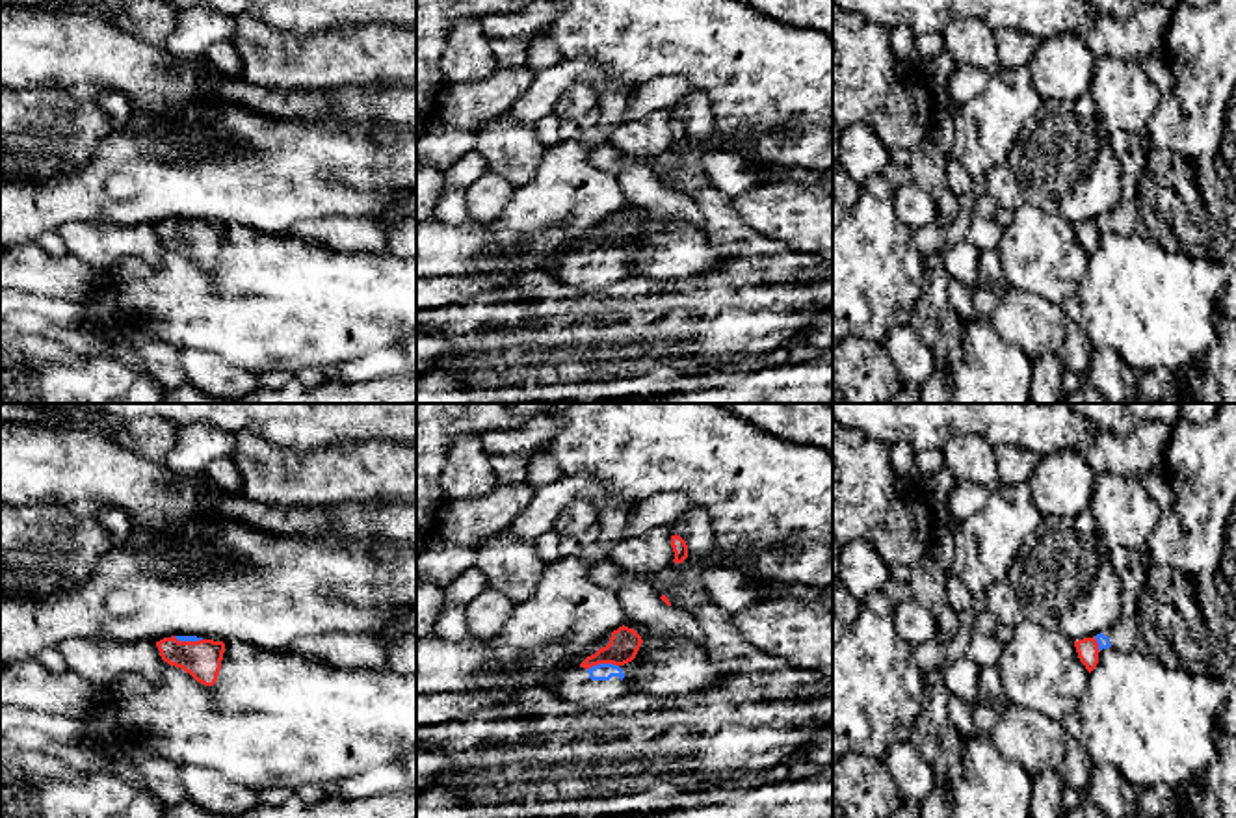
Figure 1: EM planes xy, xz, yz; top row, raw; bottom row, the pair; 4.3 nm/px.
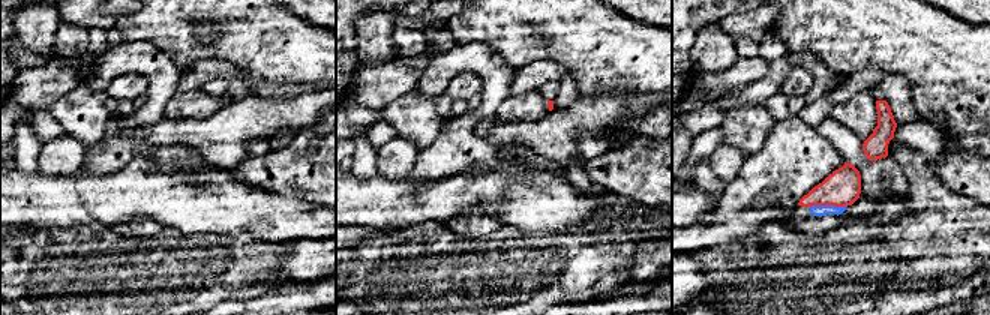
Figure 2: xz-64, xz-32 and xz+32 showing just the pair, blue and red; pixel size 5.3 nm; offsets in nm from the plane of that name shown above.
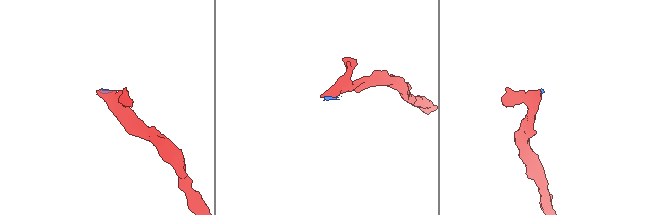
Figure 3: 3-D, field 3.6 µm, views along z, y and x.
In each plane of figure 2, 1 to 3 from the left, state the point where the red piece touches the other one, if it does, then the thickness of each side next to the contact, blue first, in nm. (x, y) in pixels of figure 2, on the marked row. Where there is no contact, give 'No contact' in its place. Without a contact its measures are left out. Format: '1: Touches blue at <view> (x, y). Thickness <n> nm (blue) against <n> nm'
1: No contact
2: No contact
3: Touches blue at xz+32 (827, 206). Thickness 60 nm (blue) against 190 nm

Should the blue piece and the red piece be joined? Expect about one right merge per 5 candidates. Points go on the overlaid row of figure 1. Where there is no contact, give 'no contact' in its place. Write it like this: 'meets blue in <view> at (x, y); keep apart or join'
meets blue in xz at (603, 664); join

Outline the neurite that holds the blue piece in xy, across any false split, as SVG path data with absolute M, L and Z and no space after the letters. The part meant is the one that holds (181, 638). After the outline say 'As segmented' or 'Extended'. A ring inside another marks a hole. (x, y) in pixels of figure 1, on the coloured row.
M171 636L156 641L156 647L162 660L169 666L184 669L204 686L216 684L225 653L223 641L197 636Z. Extended

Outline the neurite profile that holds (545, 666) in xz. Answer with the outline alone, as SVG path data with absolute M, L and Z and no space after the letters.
M611 634L602 636L600 640L584 647L578 654L569 651L569 641L533 649L515 666L498 666L493 671L494 684L554 688L569 669L580 667L587 656L606 647L610 638Z

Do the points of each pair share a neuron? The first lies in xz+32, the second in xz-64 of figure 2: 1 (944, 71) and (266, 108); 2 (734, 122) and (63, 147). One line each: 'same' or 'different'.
1: different
2: different

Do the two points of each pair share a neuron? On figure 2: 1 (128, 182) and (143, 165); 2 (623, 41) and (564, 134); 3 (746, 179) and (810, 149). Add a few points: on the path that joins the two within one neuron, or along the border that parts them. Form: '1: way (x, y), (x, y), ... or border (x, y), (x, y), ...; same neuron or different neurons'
1: way (132, 177), (140, 170); same neuron
2: border (621, 96), (600, 95), (581, 98); different neurons
3: way (762, 165), (771, 161), (795, 158); same neuron

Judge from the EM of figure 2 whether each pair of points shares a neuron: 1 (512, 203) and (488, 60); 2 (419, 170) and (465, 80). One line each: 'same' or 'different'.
1: different
2: different

